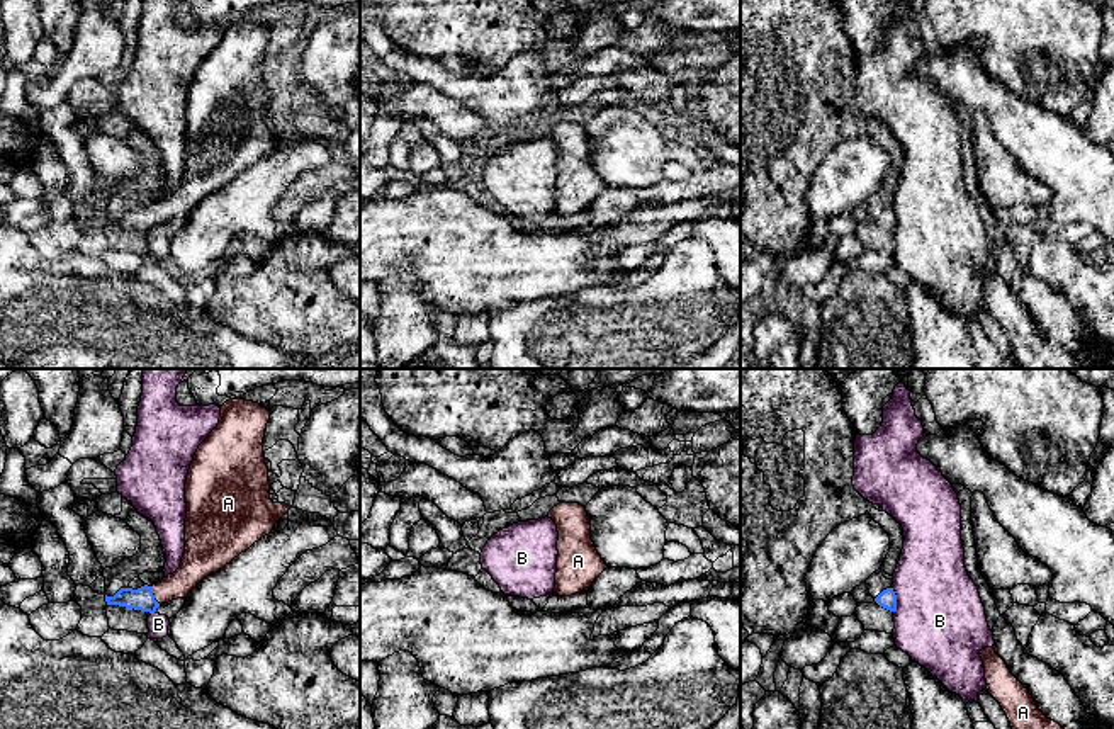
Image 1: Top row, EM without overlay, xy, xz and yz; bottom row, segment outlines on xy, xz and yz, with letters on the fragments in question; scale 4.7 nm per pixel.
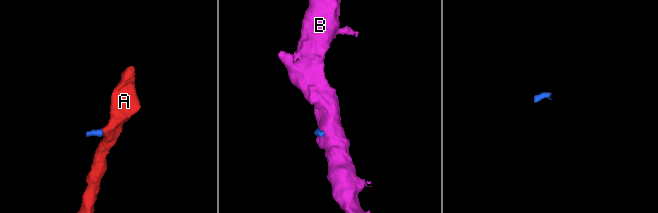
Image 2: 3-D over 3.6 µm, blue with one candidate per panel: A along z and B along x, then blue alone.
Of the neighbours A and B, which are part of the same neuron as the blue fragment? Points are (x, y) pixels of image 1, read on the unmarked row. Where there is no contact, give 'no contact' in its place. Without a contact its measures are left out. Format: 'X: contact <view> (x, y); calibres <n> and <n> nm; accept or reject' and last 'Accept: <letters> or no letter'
A: contact xy (153, 214); calibres 110 and 140 nm; accept
B: contact yz (895, 220); calibres 90 and 440 nm; reject
Accept: A

